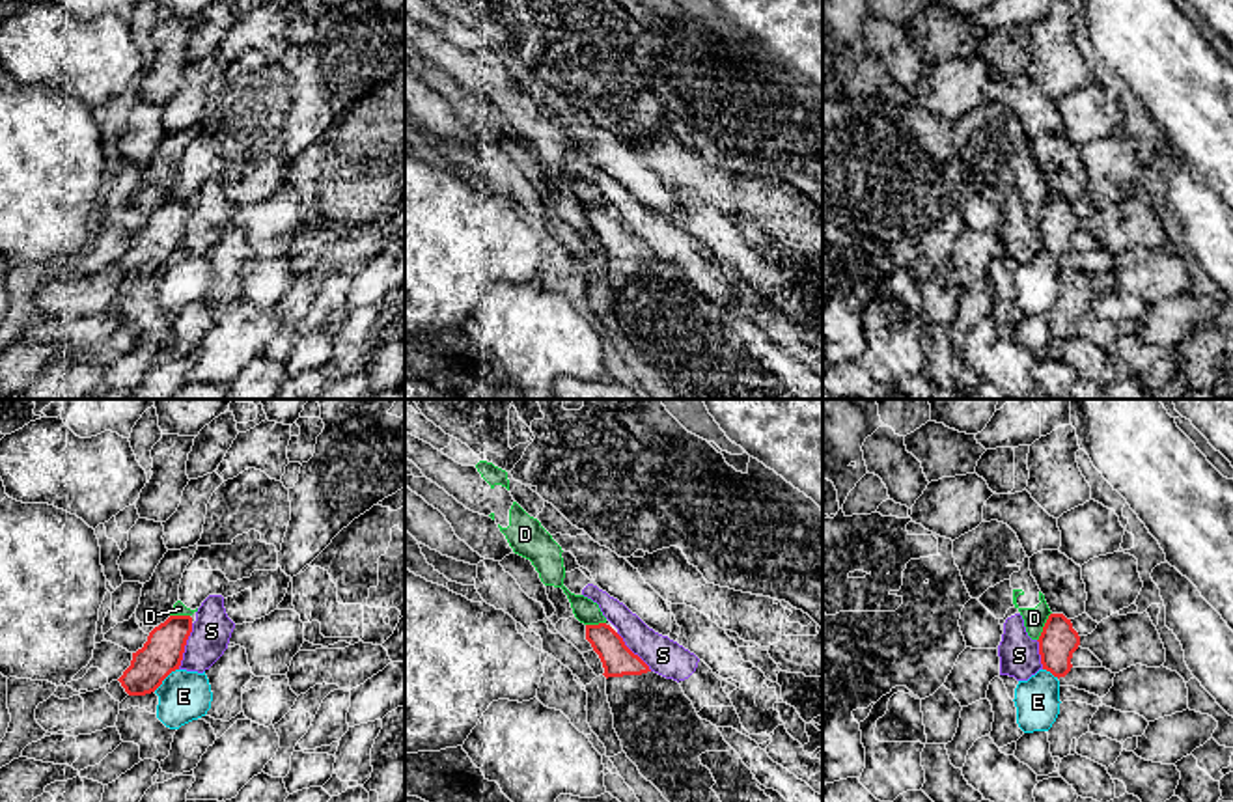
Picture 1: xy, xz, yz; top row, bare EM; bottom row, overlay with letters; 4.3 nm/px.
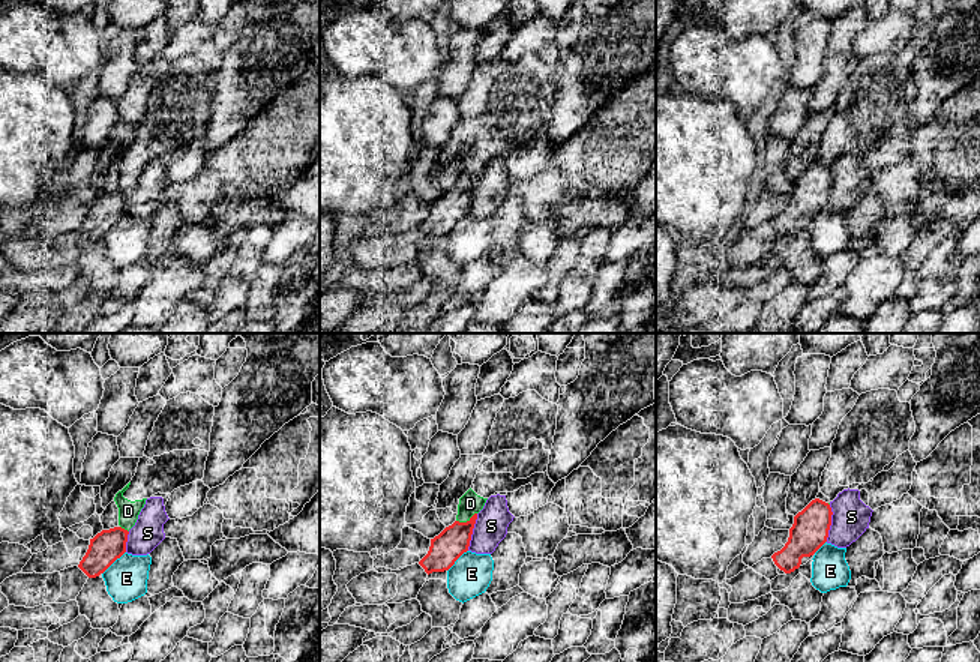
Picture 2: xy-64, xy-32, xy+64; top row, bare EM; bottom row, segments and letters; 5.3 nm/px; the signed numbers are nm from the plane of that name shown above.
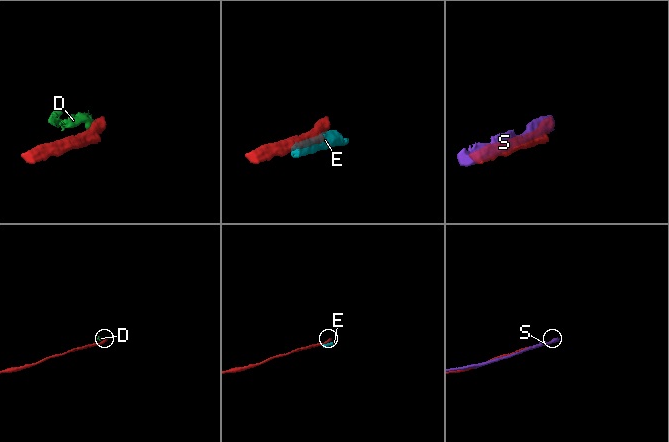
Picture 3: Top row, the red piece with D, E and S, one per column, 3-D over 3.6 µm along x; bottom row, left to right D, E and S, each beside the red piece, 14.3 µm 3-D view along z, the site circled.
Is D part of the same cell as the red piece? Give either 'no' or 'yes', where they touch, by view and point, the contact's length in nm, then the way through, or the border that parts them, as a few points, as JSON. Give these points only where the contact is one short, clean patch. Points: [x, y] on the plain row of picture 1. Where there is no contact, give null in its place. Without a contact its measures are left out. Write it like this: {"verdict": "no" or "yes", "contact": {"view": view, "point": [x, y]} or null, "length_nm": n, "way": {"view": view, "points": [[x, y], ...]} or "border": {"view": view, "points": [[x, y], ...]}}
{"verdict": "no", "contact": {"view": "yz", "point": [1043, 209]}, "length_nm": 140, "border": {"view": "yz", "points": [[1051, 194], [1038, 222]]}}

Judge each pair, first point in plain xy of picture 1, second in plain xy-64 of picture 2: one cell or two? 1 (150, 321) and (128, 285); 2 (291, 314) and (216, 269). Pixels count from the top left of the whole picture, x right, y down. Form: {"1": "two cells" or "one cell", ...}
{"1": "two cells", "2": "one cell"}

